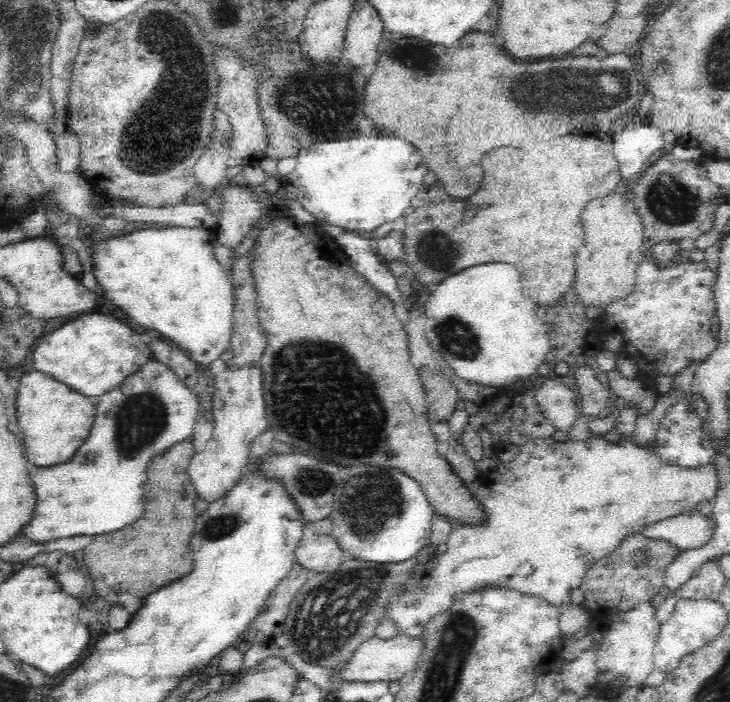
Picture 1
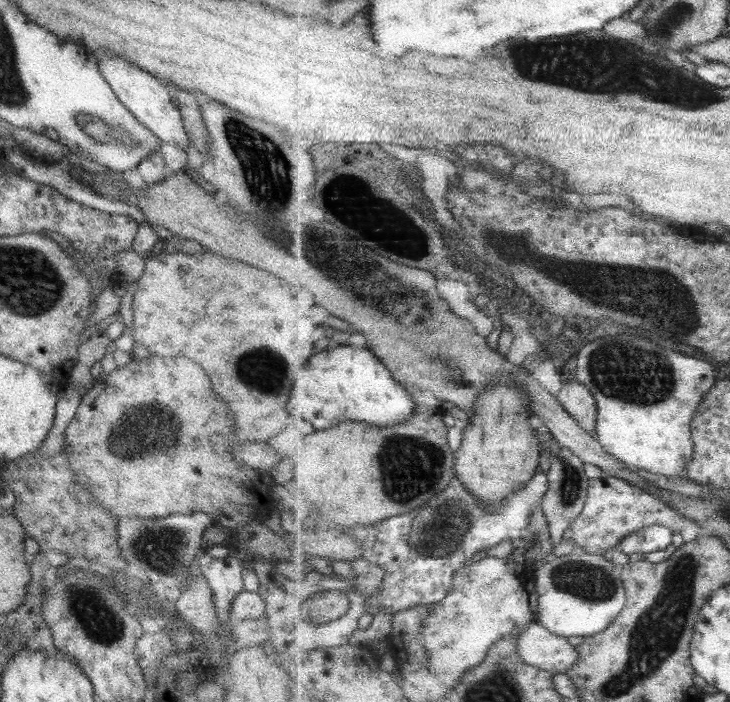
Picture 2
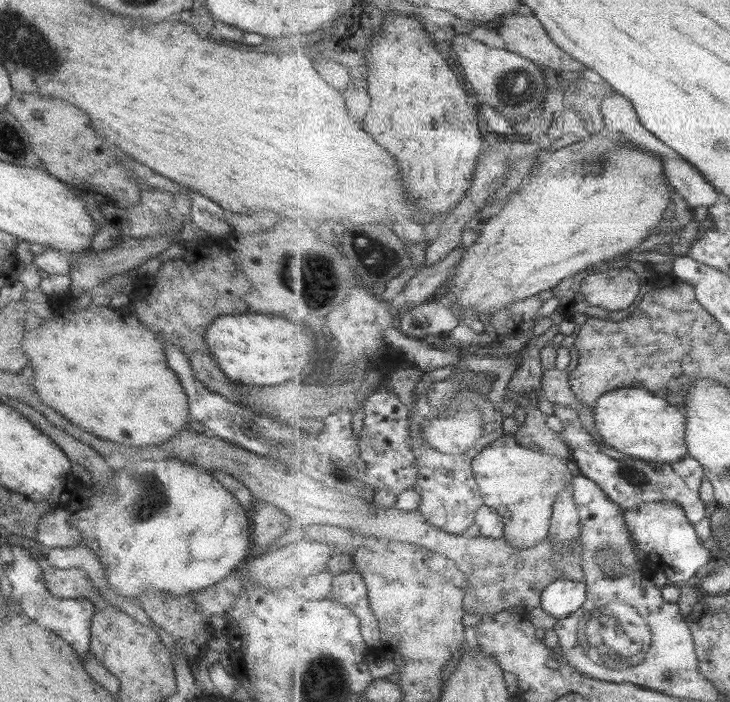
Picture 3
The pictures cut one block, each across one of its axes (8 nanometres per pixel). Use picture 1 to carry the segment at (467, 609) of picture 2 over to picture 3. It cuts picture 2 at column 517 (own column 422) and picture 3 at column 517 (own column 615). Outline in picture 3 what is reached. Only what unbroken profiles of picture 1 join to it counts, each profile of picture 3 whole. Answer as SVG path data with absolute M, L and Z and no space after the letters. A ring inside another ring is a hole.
M504 434L478 453L478 457L474 459L473 468L484 495L485 505L497 509L497 512L503 516L506 526L504 537L511 546L515 546L517 550L527 550L537 546L541 540L545 540L550 535L557 496L574 479L570 466L559 455L541 453L541 451L524 447L517 442L515 436Z

